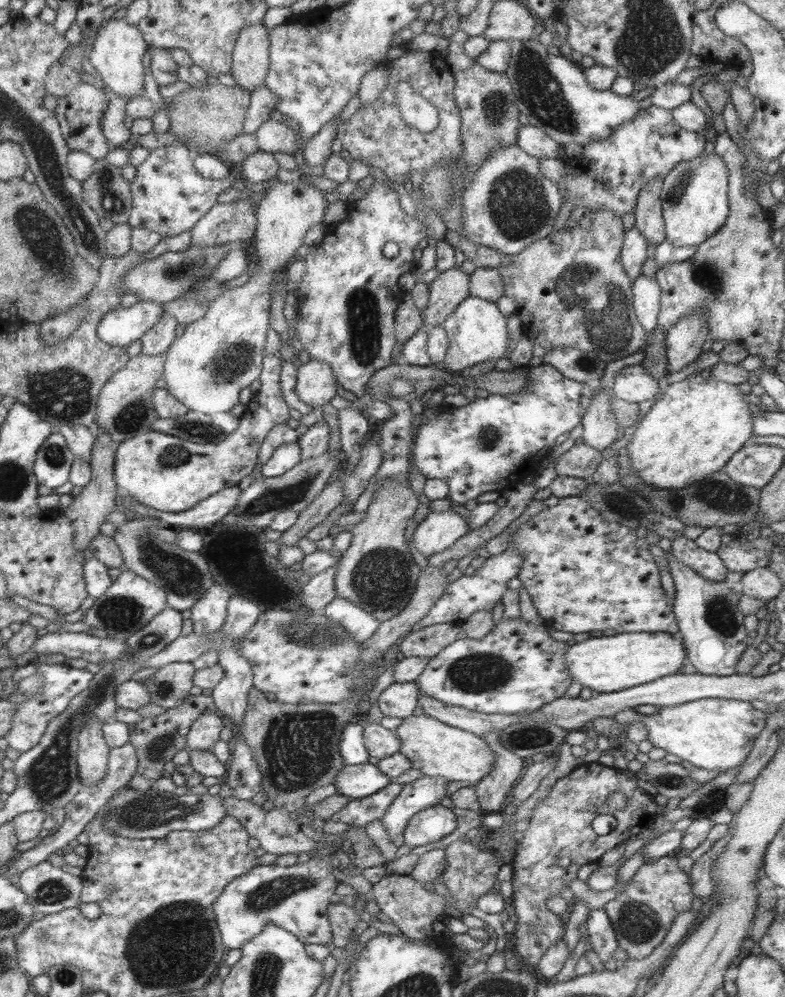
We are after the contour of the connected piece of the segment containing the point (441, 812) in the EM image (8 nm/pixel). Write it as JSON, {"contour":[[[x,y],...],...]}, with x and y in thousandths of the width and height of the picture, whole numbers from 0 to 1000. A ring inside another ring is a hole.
{"contour":[[[557,806],[524,818],[513,831],[515,847],[536,849],[569,839],[582,829],[580,816],[572,806]]]}

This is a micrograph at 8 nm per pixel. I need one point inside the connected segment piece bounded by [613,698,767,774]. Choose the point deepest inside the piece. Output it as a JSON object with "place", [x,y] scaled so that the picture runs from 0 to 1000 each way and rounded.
{"place":[911,736]}

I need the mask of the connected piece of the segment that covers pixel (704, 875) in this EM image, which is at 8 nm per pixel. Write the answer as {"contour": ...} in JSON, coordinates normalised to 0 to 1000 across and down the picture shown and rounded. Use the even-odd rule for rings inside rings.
{"contour":[[[930,826],[927,830],[927,836],[924,837],[922,840],[916,841],[916,843],[912,843],[888,863],[884,863],[880,874],[878,875],[878,879],[880,880],[880,896],[885,897],[885,899],[889,899],[897,904],[903,902],[910,897],[908,881],[906,881],[906,872],[908,872],[913,860],[922,854],[925,847],[929,845],[929,831],[931,831]]]}

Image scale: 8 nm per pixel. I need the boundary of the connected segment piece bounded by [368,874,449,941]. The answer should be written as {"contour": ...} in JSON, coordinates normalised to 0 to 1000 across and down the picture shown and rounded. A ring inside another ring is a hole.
{"contour":[[[522,878],[489,879],[483,885],[474,888],[469,898],[478,902],[483,913],[496,920],[498,926],[506,929],[512,937],[527,944],[549,940],[549,926],[552,924],[562,925],[572,920],[564,915],[564,909],[571,908],[567,900],[557,898],[554,895],[544,895]]]}

